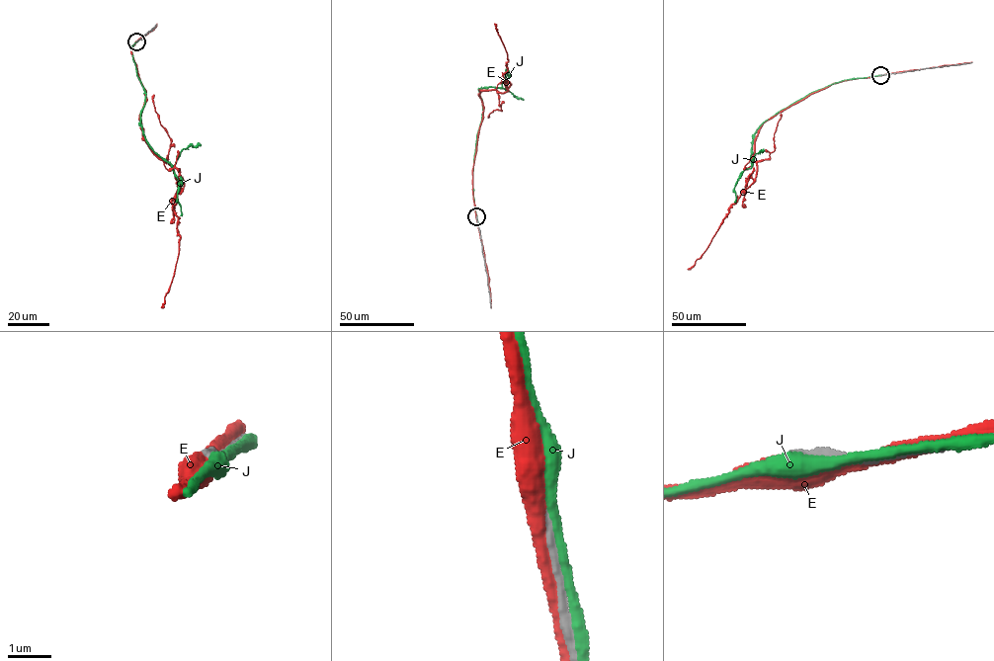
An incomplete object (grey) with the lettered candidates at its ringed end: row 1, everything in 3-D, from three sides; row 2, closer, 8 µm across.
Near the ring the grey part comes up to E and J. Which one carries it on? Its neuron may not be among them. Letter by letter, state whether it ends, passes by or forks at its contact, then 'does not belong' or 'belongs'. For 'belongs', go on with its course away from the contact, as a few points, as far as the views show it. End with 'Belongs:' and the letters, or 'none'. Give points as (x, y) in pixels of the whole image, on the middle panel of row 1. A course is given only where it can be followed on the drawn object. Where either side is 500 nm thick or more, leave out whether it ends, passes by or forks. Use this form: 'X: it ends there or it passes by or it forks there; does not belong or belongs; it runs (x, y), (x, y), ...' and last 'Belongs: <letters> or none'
E: it passes by; does not belong
J: it passes by; does not belong
Belongs: none

